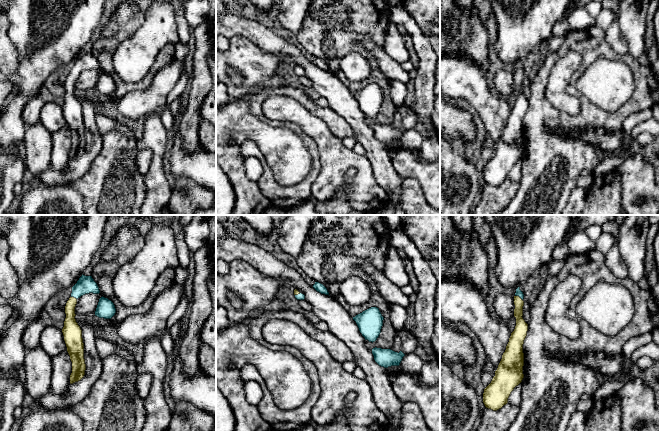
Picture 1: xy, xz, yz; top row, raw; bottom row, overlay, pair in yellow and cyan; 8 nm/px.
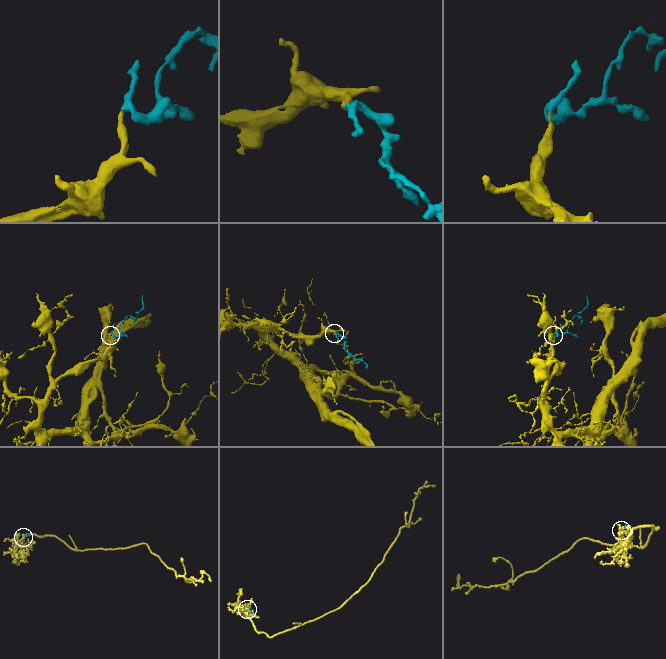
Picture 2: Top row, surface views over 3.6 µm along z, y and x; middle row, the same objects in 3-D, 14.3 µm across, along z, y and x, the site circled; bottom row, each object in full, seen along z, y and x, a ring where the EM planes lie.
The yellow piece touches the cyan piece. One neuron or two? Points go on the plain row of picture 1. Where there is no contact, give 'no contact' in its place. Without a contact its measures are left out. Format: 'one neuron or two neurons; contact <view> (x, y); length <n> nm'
one neuron; contact yz (519, 73); length 80 nm

